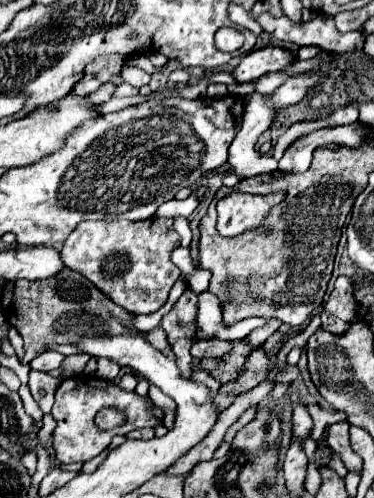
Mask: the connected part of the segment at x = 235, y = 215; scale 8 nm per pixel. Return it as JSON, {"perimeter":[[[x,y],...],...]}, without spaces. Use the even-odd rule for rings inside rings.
{"perimeter":[[[231,192],[217,202],[217,230],[226,237],[234,237],[245,230],[261,226],[263,216],[273,204],[285,198],[283,192],[273,192],[267,196],[247,196],[241,192]]]}

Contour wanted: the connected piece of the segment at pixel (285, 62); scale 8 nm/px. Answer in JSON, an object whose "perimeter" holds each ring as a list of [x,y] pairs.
{"perimeter":[[[267,46],[255,52],[249,52],[247,56],[243,56],[241,64],[237,66],[237,70],[233,72],[237,82],[251,82],[263,74],[269,72],[281,72],[285,68],[289,68],[295,60],[295,54],[291,50],[279,48],[279,46]]]}

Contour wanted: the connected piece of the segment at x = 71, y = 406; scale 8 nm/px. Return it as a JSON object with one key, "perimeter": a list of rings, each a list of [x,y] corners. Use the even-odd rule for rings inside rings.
{"perimeter":[[[71,376],[63,380],[55,392],[55,404],[51,410],[53,418],[57,420],[57,428],[53,432],[53,446],[55,446],[55,456],[59,462],[69,464],[69,462],[87,462],[101,454],[116,435],[126,435],[127,433],[145,428],[145,426],[159,426],[161,420],[153,416],[151,412],[151,400],[139,396],[137,392],[127,392],[115,384],[109,384],[99,378],[91,376]],[[103,406],[115,406],[127,414],[127,422],[115,430],[99,430],[95,426],[95,414]]]}

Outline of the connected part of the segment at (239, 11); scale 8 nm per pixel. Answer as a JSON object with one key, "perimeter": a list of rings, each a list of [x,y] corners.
{"perimeter":[[[231,6],[231,8],[229,8],[229,18],[231,18],[235,24],[249,29],[256,36],[264,32],[260,24],[251,18],[249,12],[243,10],[243,8],[239,8],[239,6]]]}

